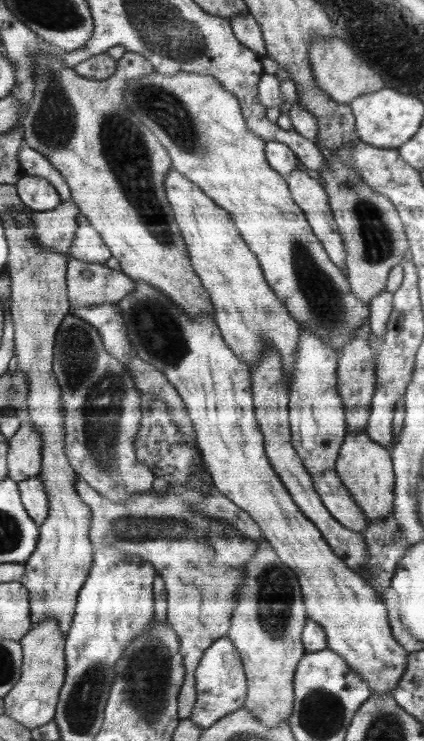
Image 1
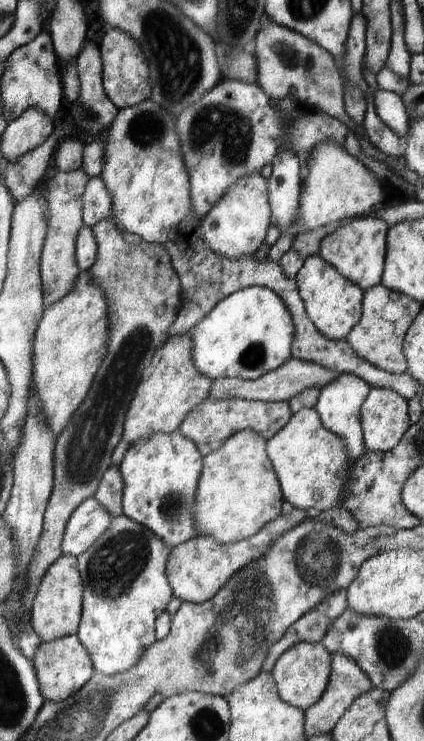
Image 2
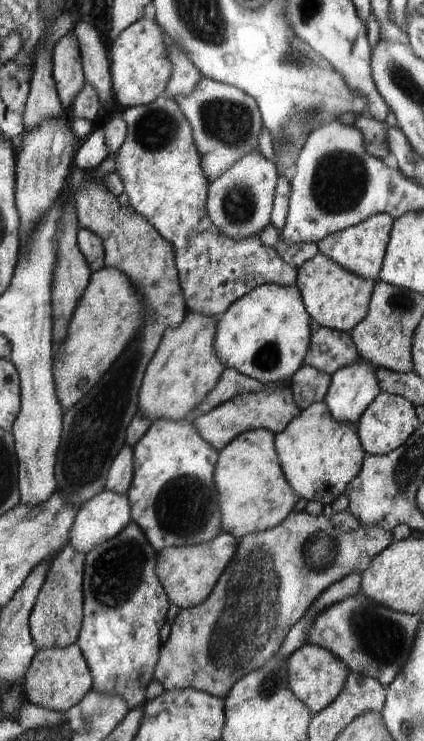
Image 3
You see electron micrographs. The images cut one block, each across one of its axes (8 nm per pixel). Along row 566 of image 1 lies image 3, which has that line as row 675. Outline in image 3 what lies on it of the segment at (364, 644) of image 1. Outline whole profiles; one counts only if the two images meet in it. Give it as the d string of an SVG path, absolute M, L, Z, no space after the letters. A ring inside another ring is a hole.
M304 643L288 656L289 688L311 714L324 710L338 696L347 679L349 668L329 650Z

